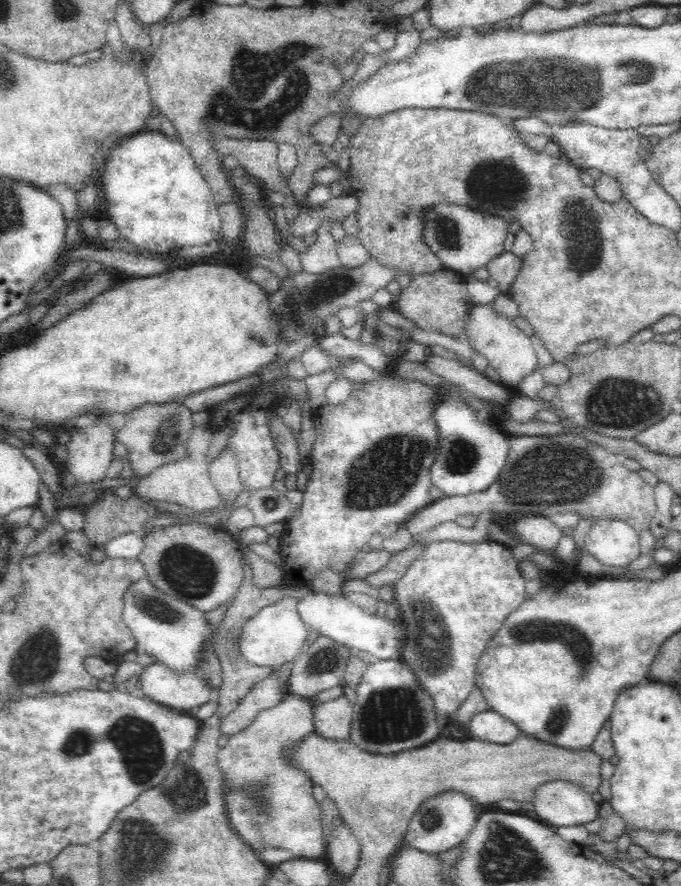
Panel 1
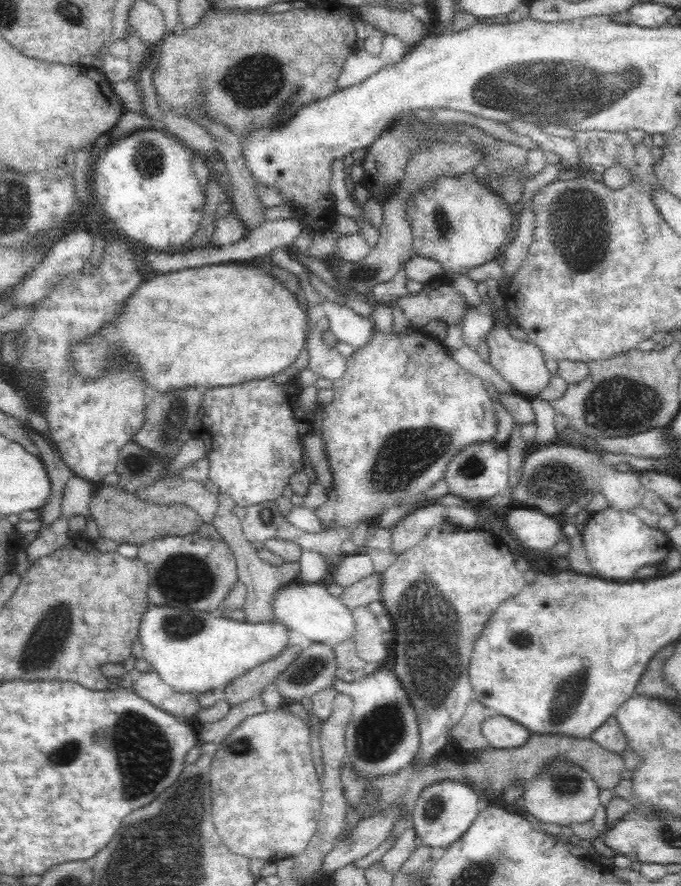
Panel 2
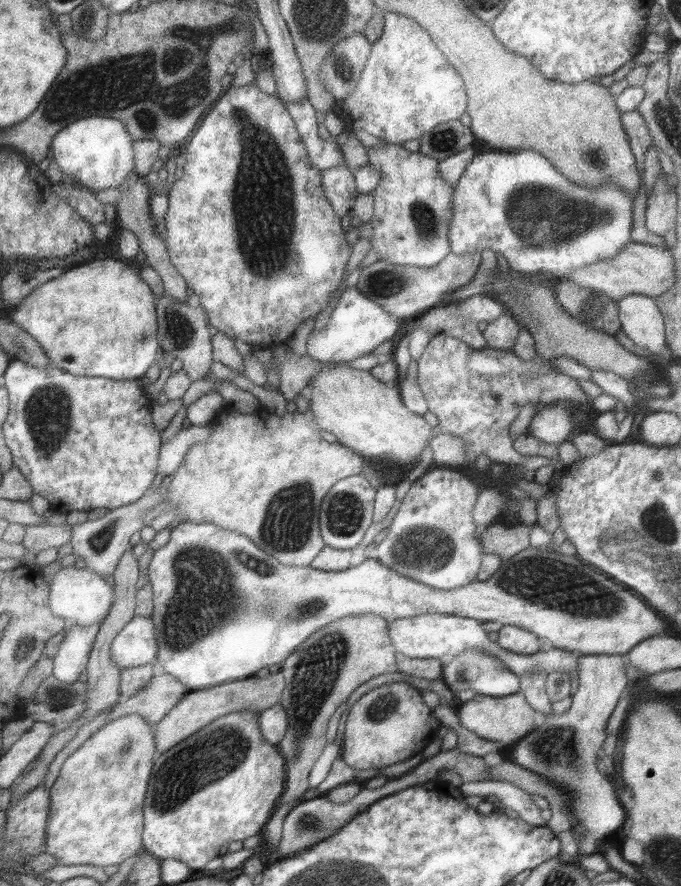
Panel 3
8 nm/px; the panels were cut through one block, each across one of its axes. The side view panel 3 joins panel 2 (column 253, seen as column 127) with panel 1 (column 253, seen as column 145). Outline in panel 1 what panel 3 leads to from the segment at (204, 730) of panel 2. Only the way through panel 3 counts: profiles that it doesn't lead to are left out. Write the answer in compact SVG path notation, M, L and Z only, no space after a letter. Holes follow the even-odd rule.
M276 668L268 678L254 684L252 690L240 700L236 710L221 720L221 734L229 737L240 732L262 710L273 708L281 702L288 690L280 687L278 671L279 668Z

